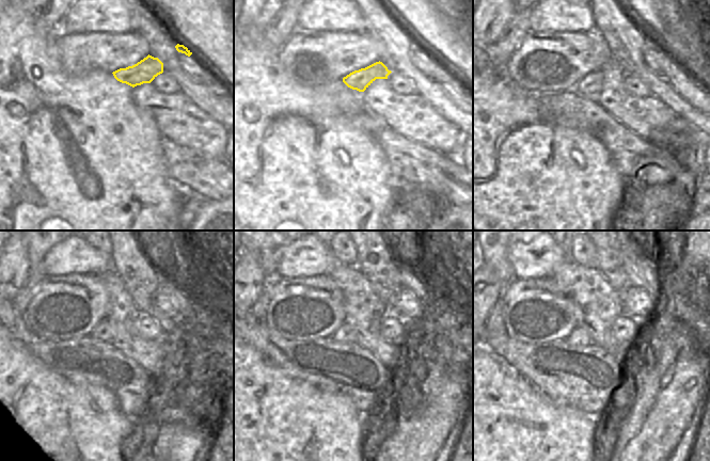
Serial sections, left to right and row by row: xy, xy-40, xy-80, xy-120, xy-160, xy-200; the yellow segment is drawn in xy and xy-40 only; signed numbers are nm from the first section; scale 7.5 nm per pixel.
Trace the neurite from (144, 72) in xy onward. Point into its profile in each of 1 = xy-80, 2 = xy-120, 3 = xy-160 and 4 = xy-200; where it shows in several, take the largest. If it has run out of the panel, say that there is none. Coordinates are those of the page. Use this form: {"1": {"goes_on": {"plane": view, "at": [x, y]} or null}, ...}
{"1": {"goes_on": {"plane": "xy-80", "at": [590, 85]}}, "2": {"goes_on": {"plane": "xy-120", "at": [104, 332]}}, "3": {"goes_on": {"plane": "xy-160", "at": [343, 334]}}, "4": {"goes_on": {"plane": "xy-200", "at": [579, 336]}}}

